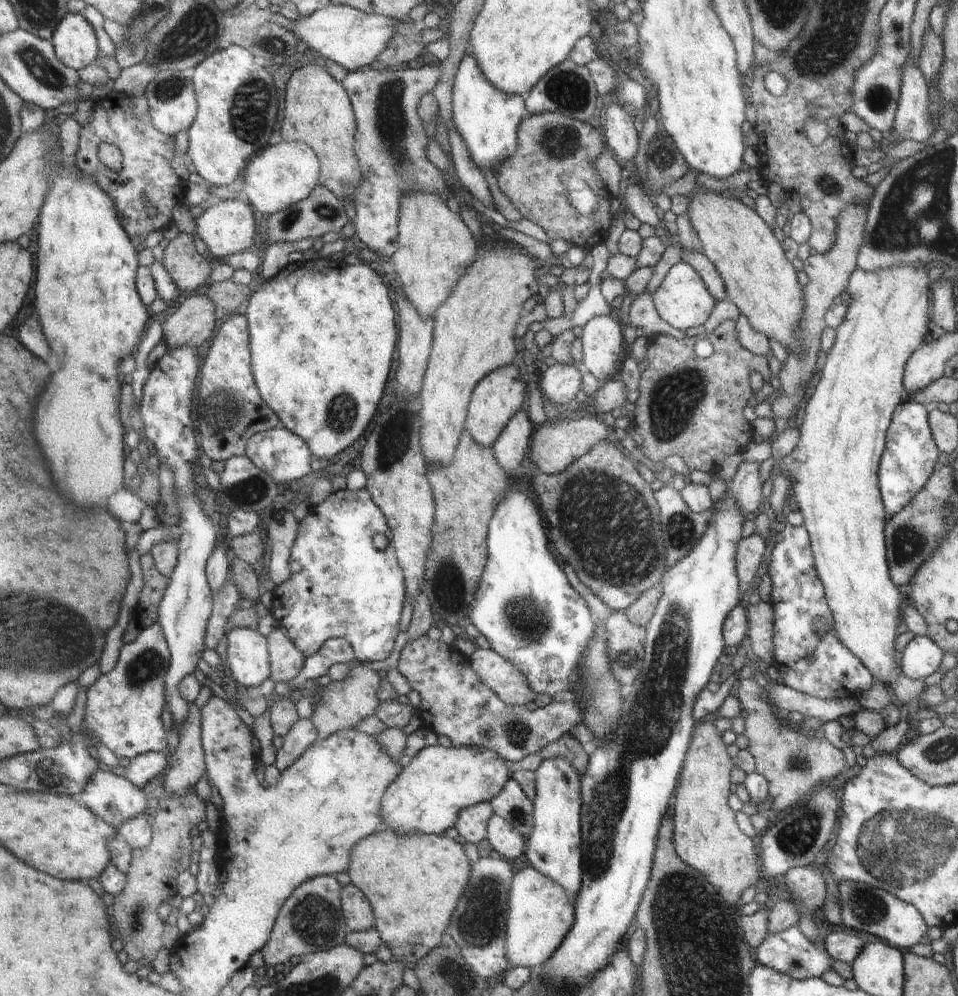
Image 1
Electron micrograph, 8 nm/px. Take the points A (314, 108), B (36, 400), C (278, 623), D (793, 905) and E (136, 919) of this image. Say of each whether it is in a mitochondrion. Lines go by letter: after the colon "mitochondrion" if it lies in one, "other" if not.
A: other
B: other
C: other
D: other
E: mitochondrion

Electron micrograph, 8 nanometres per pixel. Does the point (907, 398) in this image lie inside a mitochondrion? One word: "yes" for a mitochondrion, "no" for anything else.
no

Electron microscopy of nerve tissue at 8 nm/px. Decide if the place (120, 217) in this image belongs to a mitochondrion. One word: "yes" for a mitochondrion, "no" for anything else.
no

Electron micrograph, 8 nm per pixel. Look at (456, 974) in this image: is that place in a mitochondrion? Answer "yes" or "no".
yes

